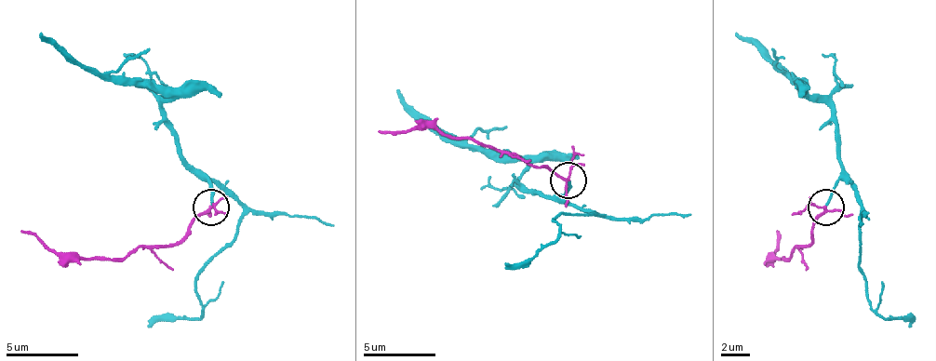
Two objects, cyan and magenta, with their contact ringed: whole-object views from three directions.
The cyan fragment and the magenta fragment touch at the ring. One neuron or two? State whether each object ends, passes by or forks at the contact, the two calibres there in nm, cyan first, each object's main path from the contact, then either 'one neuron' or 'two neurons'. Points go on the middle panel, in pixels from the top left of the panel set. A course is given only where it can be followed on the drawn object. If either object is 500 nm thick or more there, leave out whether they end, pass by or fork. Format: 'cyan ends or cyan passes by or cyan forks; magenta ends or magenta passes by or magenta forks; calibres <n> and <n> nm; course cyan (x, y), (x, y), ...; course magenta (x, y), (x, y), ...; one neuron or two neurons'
cyan ends; magenta forks; calibres 160 and 140 nm; course cyan (568, 180), (562, 195), (529, 192), (518, 180), (522, 159), (478, 152), (442, 138), (399, 90); course magenta (568, 180), (547, 167), (536, 167), (478, 141), (413, 127), (378, 130); one neuron

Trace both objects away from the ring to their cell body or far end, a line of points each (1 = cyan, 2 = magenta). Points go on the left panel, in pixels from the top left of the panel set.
1: (211, 205), (205, 180), (186, 161), (172, 121), (161, 107), (165, 92), (121, 86), (85, 71), (42, 31)
2: (211, 208), (190, 226), (179, 241), (121, 259), (56, 255), (20, 230)

